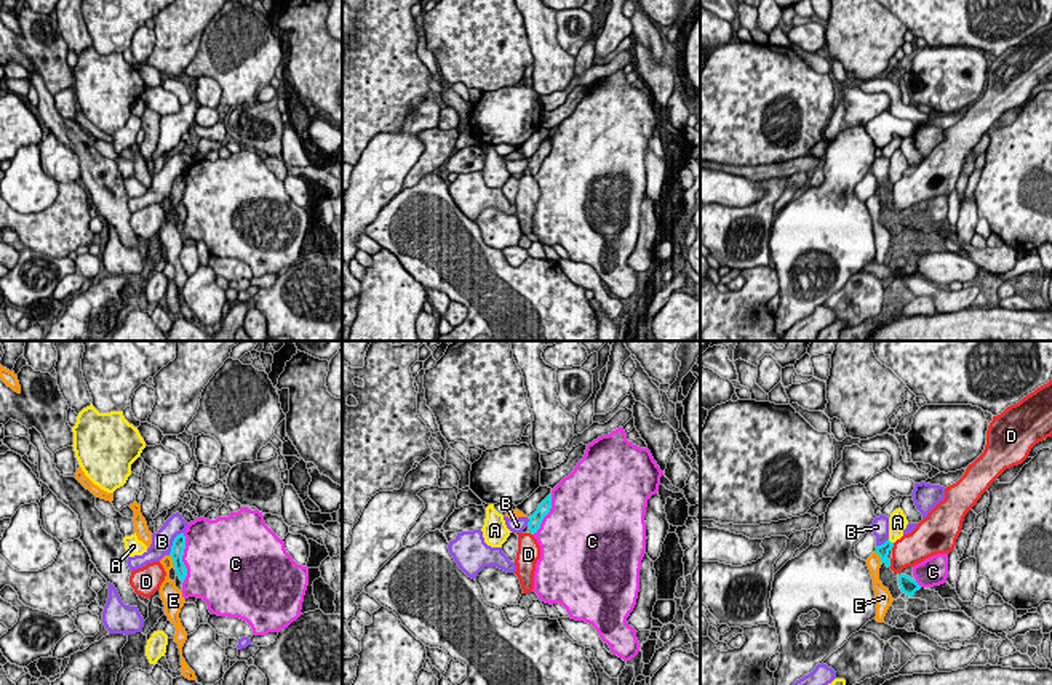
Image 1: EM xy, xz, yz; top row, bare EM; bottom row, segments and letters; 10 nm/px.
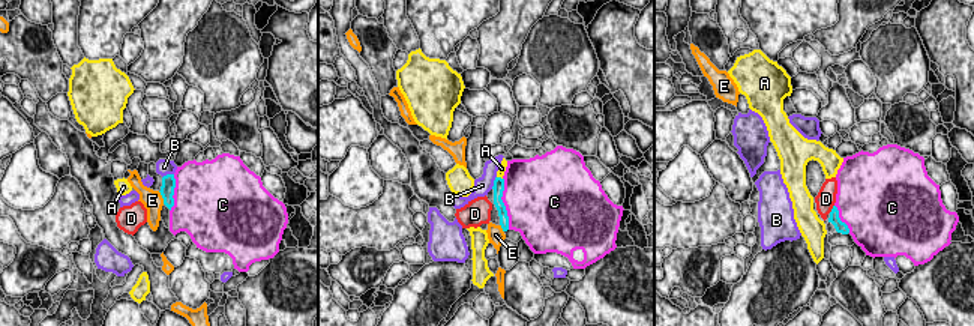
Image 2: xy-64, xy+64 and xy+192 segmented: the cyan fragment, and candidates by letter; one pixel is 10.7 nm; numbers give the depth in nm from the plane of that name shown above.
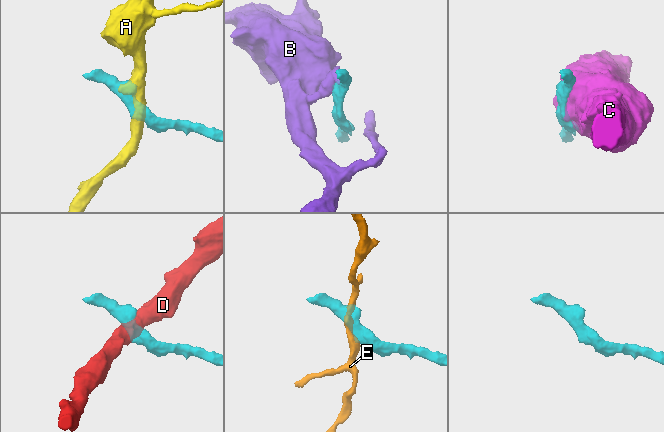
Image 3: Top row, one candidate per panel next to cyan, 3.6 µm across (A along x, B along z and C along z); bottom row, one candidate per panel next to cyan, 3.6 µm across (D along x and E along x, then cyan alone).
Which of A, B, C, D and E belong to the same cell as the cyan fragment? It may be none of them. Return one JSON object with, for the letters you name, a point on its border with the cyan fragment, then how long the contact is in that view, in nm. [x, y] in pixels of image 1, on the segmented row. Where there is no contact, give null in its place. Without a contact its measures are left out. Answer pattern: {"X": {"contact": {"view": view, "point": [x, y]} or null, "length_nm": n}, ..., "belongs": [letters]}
{"belongs": []}

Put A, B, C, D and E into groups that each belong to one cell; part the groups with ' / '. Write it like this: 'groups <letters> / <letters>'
groups A / B / C / D / E

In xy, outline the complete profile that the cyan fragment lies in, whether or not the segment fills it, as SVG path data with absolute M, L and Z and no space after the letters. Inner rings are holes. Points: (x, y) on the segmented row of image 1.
M181 533L174 538L169 555L173 559L174 570L182 583L187 576L187 568L182 562L184 549L185 549L185 536L184 533Z

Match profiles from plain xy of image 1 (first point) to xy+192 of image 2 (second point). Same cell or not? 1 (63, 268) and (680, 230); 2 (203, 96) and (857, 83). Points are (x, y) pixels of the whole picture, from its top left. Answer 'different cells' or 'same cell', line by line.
1: different cells
2: same cell

